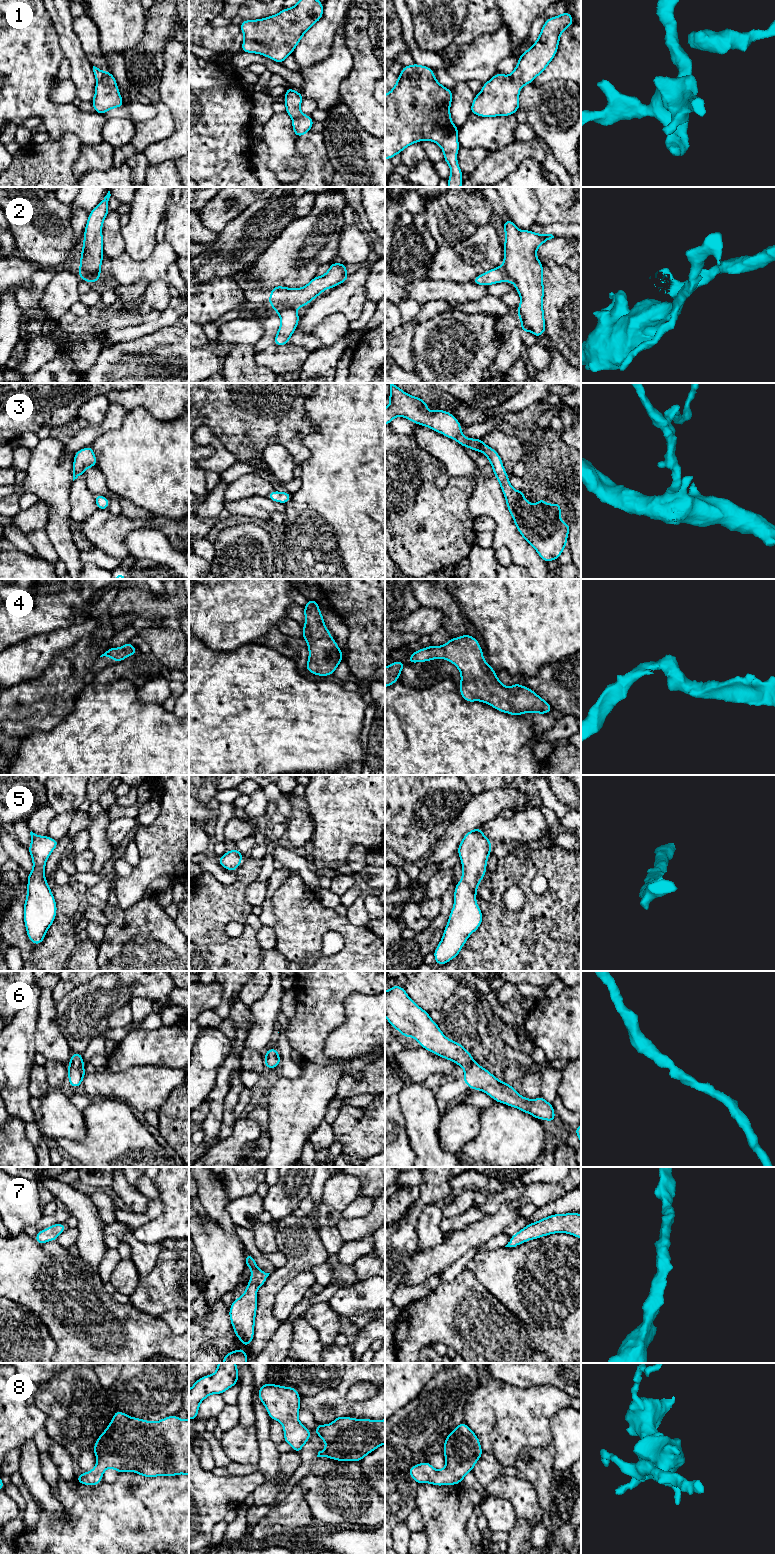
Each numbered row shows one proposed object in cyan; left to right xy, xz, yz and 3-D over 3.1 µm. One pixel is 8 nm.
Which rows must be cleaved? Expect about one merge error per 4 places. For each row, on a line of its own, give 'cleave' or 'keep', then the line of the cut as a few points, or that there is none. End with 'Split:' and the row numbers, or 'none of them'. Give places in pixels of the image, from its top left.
1: keep; no cut
2: cleave; cut in xy along (80, 268), (92, 275), (99, 274)
3: keep; no cut
4: keep; no cut
5: keep; no cut
6: keep; no cut
7: keep; no cut
8: keep; no cut
Split: 2

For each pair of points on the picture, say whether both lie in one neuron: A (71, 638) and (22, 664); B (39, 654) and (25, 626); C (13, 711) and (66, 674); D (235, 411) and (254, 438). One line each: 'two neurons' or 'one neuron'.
A: one neuron
B: two neurons
C: one neuron
D: one neuron

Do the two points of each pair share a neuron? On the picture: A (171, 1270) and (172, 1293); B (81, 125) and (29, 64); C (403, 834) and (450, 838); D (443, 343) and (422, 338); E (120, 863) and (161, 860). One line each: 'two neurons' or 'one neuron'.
A: one neuron
B: one neuron
C: two neurons
D: one neuron
E: two neurons

